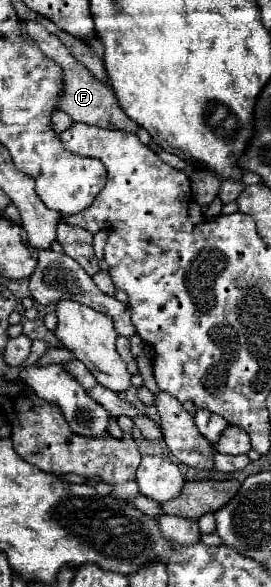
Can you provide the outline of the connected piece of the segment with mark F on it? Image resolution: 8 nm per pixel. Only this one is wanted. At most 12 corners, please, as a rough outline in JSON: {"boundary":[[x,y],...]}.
{"boundary":[[23,21],[29,39],[63,71],[57,107],[73,121],[137,131],[111,87],[55,35]]}

